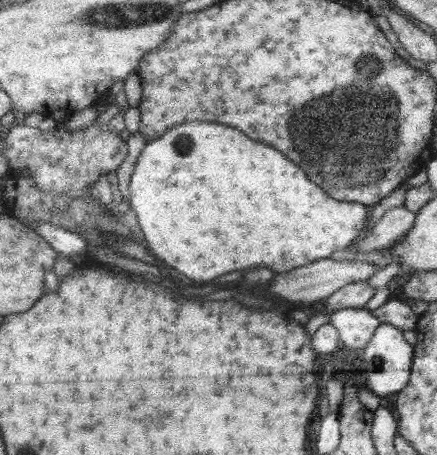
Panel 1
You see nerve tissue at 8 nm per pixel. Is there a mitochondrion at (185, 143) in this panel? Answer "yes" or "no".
yes

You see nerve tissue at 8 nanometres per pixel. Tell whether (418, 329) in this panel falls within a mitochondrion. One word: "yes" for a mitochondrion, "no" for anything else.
no

